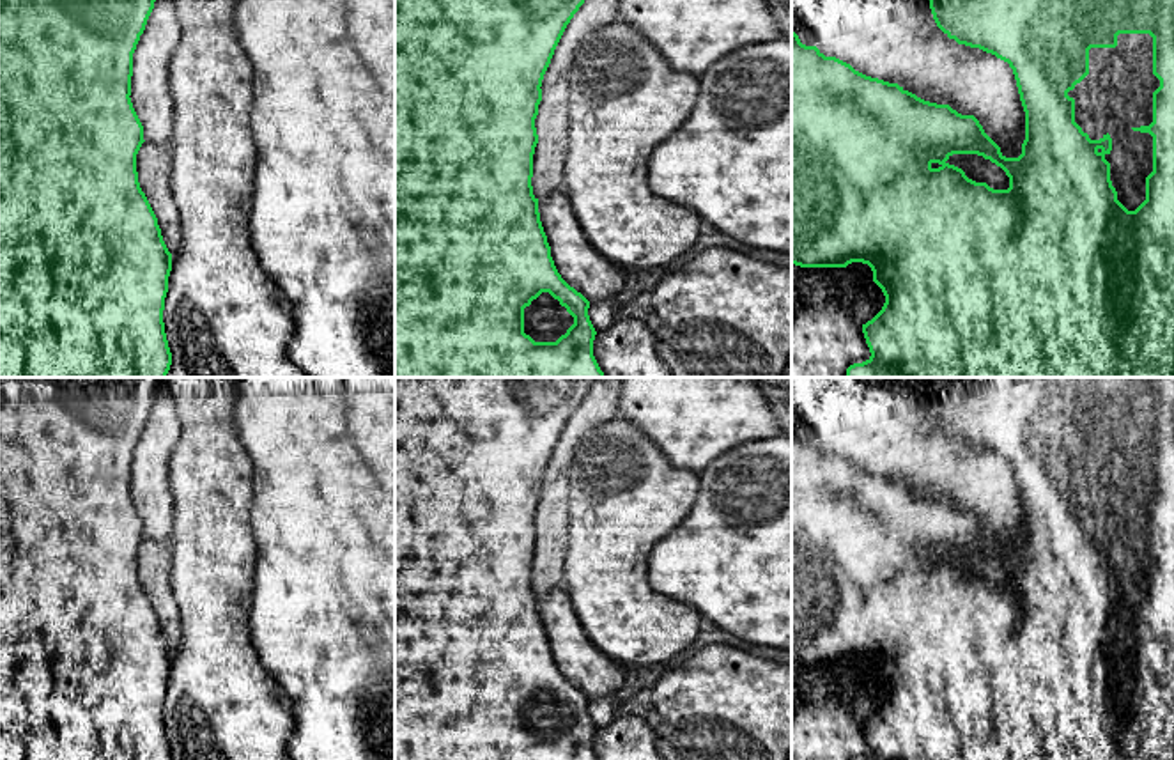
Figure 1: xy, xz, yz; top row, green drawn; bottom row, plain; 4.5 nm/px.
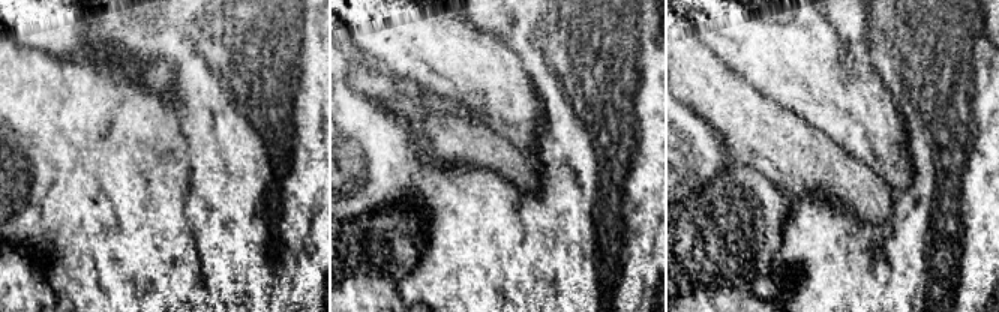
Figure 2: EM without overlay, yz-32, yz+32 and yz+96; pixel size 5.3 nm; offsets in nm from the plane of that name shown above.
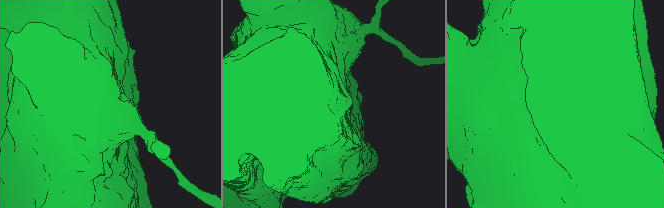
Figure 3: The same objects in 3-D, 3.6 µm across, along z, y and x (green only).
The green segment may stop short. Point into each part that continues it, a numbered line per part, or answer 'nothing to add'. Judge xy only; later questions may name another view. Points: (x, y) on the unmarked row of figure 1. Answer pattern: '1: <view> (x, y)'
nothing to add

